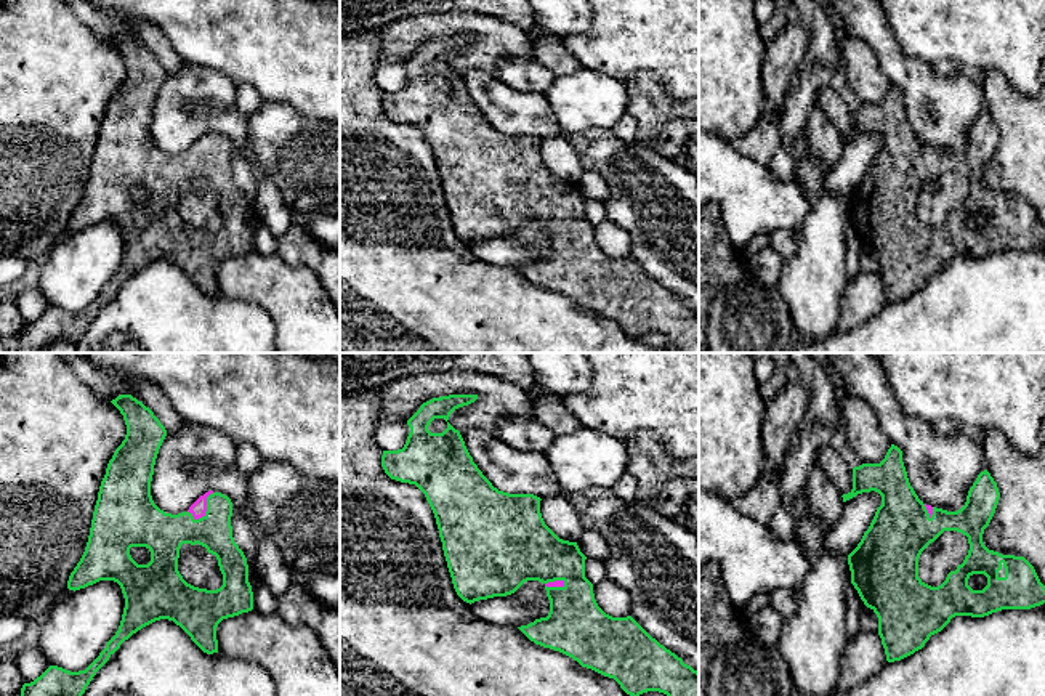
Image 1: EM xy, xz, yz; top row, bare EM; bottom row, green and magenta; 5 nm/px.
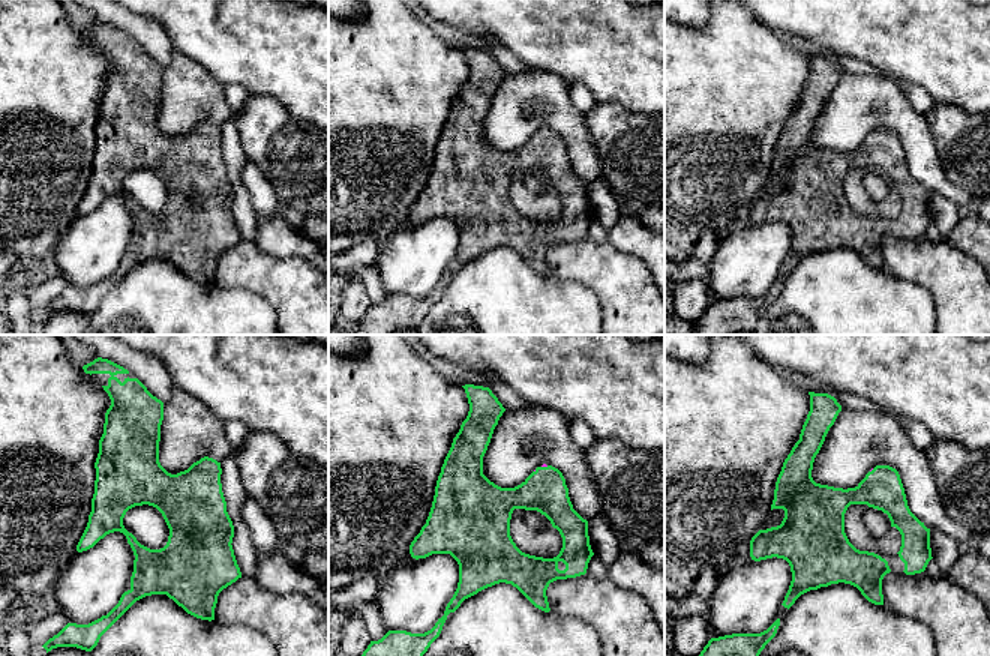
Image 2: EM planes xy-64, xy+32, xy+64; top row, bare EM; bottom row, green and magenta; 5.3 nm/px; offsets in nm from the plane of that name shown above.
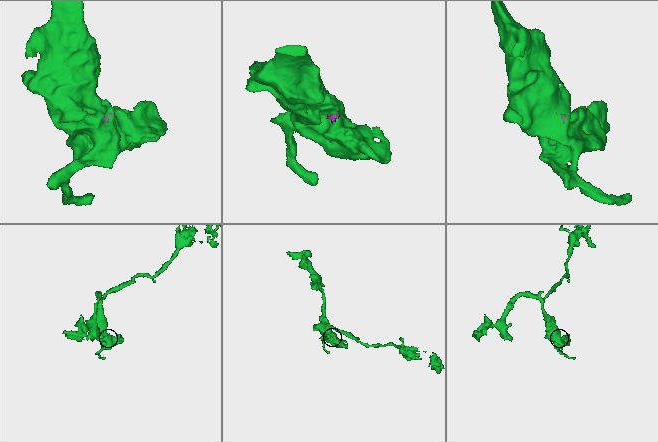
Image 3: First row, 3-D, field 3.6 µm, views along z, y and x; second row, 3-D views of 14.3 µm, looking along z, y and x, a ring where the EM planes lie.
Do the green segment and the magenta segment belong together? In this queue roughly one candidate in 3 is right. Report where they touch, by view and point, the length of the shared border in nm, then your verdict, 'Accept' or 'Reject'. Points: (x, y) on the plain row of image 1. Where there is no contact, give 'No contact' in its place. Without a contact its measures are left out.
Touches green at xy (207, 148). Shared border 170 nm. Accept

